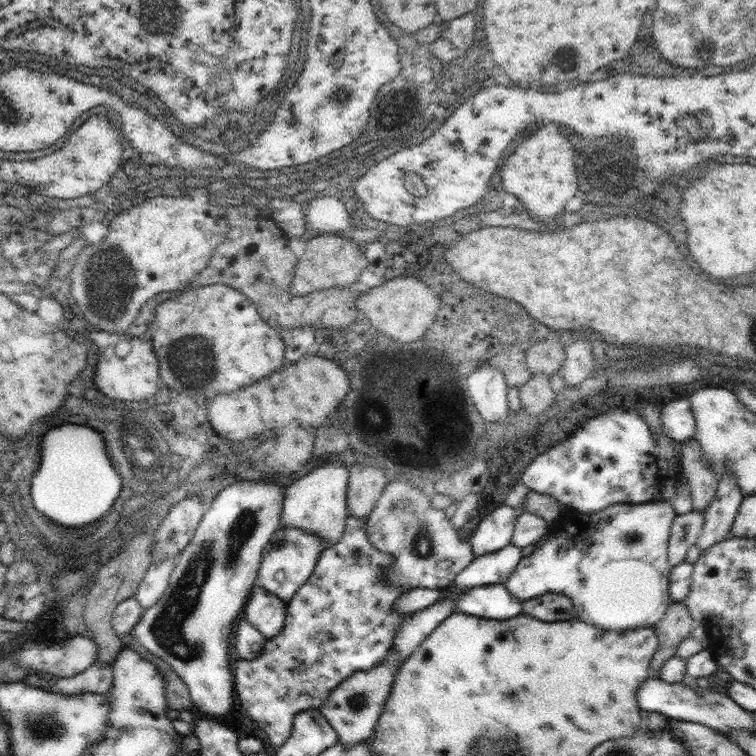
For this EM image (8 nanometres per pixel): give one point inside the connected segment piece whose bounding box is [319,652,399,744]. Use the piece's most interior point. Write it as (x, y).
(353, 708)

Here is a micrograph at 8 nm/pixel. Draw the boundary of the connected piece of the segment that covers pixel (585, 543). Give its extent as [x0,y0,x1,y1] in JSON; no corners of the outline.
[505,500,677,632]

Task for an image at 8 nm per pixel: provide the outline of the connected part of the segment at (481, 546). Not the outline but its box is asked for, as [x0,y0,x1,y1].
[467,504,517,558]

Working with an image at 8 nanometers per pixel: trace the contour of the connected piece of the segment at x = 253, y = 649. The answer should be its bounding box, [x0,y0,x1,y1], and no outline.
[233,618,267,660]

